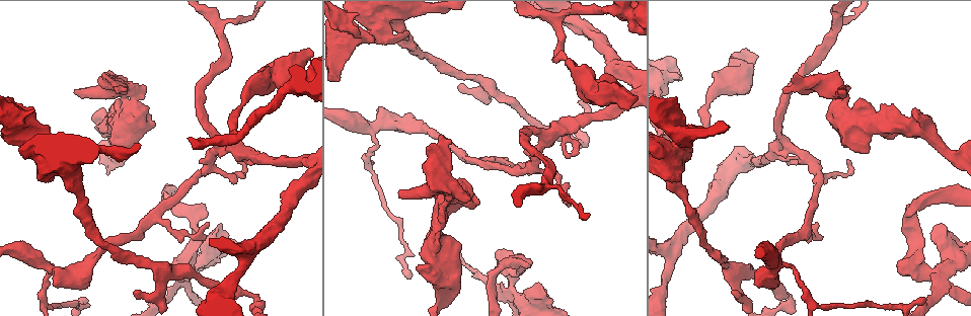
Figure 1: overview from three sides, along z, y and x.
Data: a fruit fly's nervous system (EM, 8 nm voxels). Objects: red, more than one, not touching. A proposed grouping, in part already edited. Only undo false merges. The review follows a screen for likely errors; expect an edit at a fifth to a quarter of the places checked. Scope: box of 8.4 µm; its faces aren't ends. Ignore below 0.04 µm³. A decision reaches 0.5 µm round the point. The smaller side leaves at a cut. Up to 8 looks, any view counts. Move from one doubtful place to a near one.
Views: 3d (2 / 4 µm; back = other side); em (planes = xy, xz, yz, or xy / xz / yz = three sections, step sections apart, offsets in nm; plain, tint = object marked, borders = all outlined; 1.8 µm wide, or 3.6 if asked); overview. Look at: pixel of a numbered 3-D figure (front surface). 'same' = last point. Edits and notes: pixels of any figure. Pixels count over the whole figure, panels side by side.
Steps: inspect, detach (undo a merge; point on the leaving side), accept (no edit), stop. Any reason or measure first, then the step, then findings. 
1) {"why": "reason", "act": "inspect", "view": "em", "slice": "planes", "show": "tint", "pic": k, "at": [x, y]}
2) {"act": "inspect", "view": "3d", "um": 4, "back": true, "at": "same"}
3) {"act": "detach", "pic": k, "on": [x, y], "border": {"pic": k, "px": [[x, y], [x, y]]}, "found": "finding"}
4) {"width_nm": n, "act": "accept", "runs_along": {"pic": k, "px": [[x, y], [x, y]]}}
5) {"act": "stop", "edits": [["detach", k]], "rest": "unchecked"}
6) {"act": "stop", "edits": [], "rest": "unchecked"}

{"why": "abrupt turn", "act": "inspect", "view": "em", "slice": "planes", "show": "tint", "pic": 1, "at": [705, 126]}

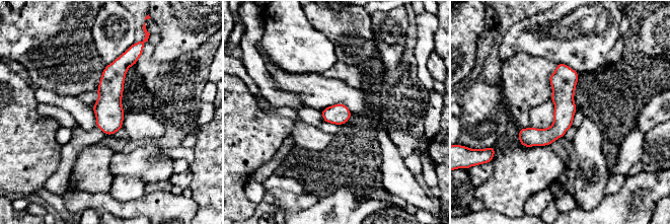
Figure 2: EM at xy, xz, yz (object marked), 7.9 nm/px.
{"act": "accept", "runs_along": {"pic": 2, "px": [[568, 69], [563, 121], [521, 139]]}, "found": "all the same neuron"}

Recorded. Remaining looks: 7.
{"why": "three-way junction", "act": "inspect", "view": "em", "slice": "planes", "show": "borders", "pic": 1, "at": [783, 144]}

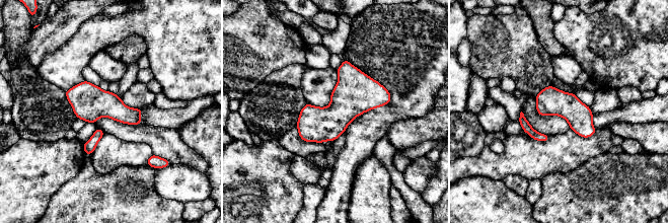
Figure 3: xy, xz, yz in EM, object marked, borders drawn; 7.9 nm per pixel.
{"width_nm": 220, "act": "accept", "found": "continuous, no second neuron"}

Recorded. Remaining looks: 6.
{"why": "sharp bend", "act": "inspect", "view": "em", "um": 3.6, "slice": "xy", "step": 4, "show": "tint", "pic": 1, "at": [911, 209]}

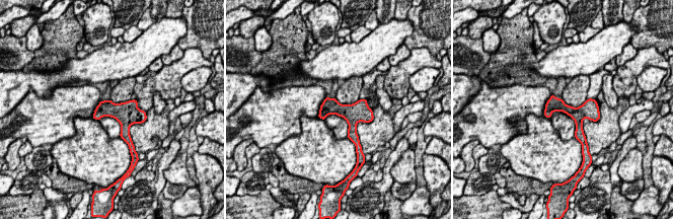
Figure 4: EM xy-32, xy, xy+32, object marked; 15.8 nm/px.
{"act": "inspect", "view": "em", "um": 3.6, "slice": "planes", "show": "borders", "at": "same"}

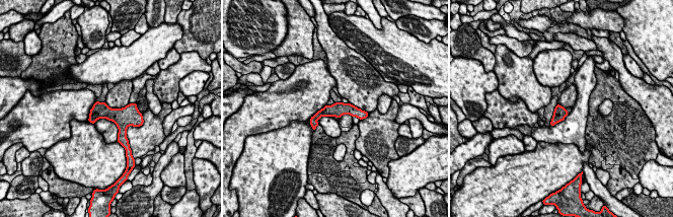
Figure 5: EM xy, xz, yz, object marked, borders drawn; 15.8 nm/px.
{"act": "accept", "found": "all the same neuron"}

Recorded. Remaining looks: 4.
{"act": "stop", "edits": [], "rest": "unchecked"}

